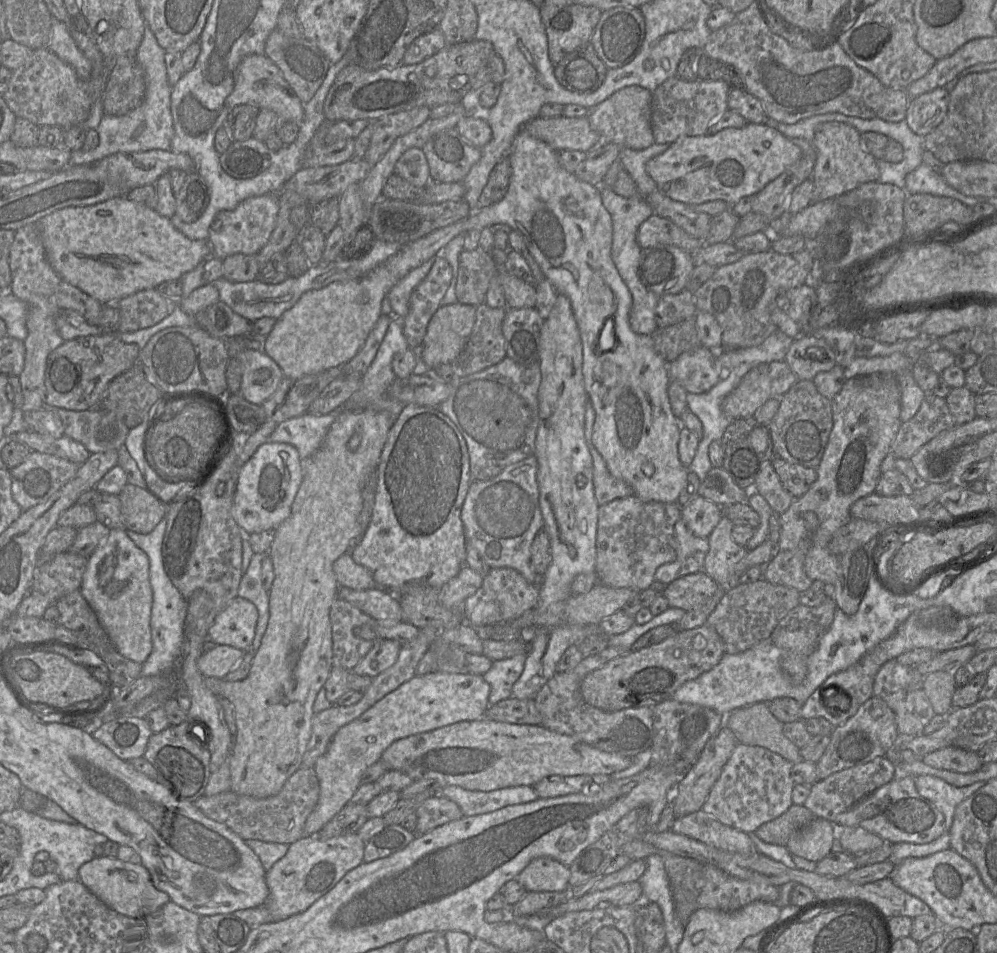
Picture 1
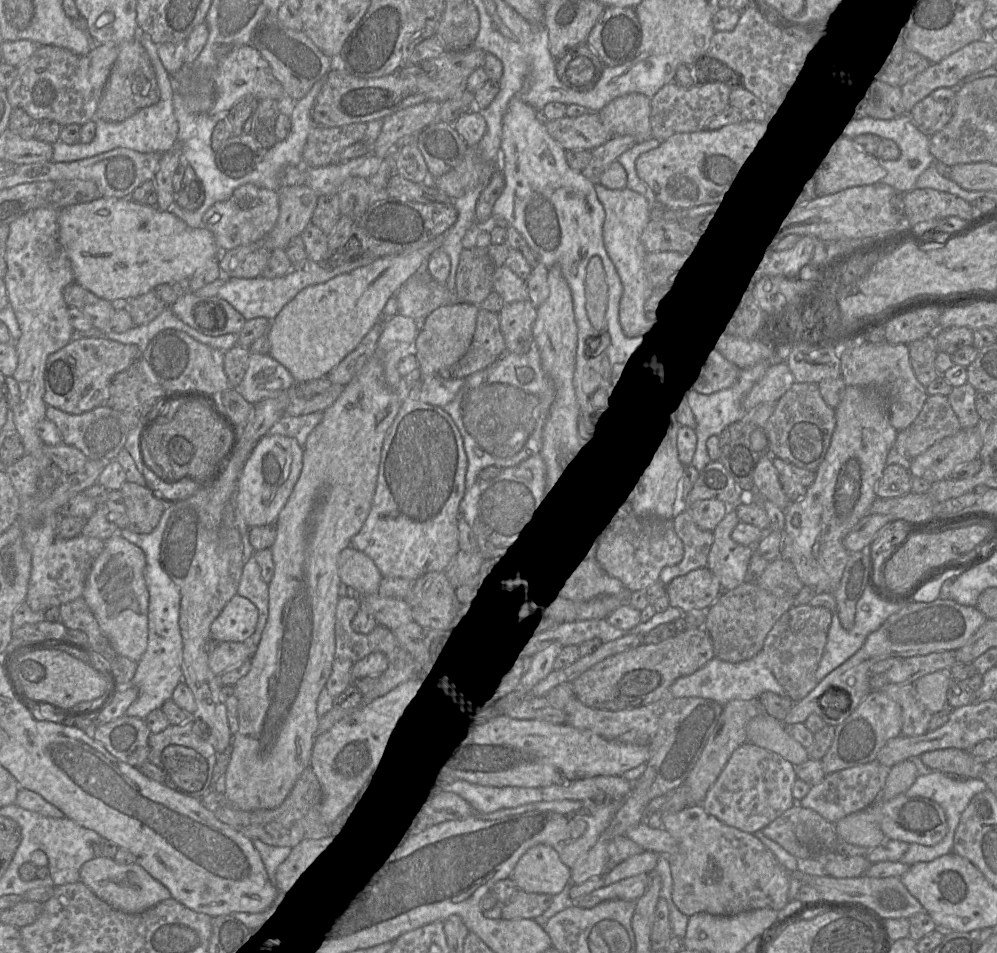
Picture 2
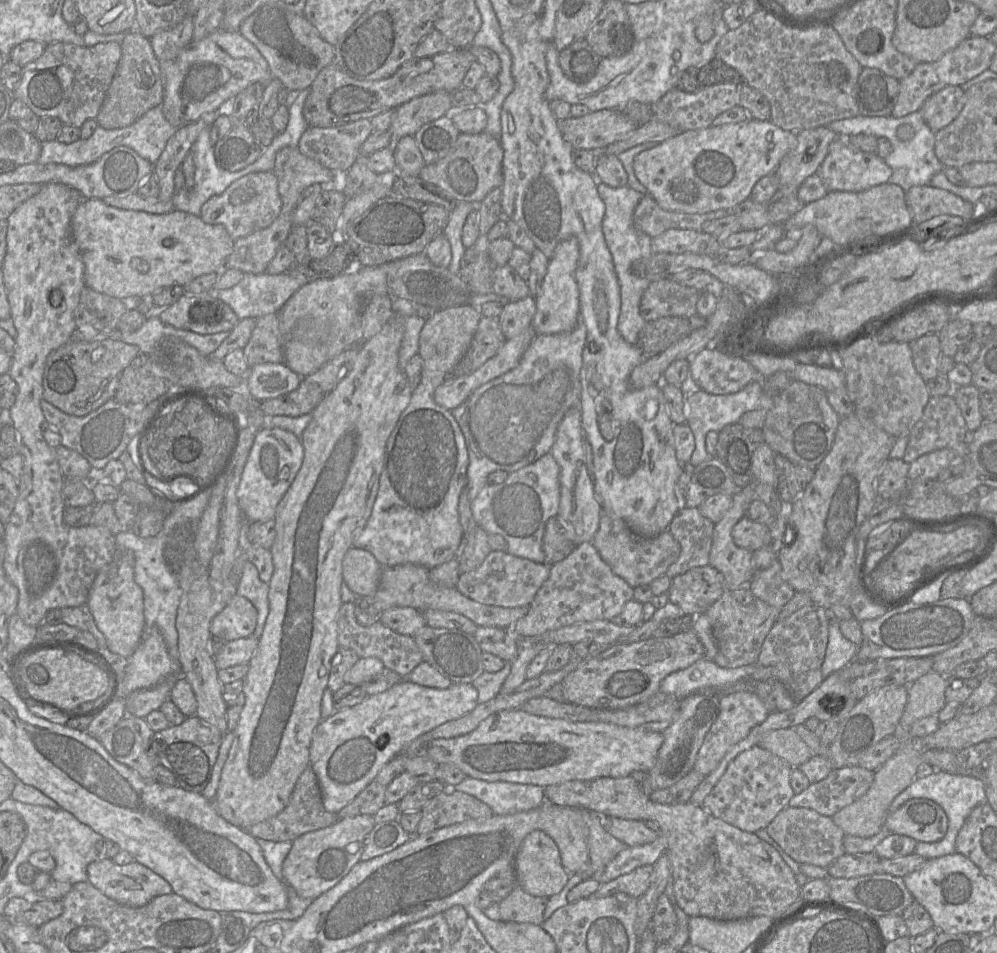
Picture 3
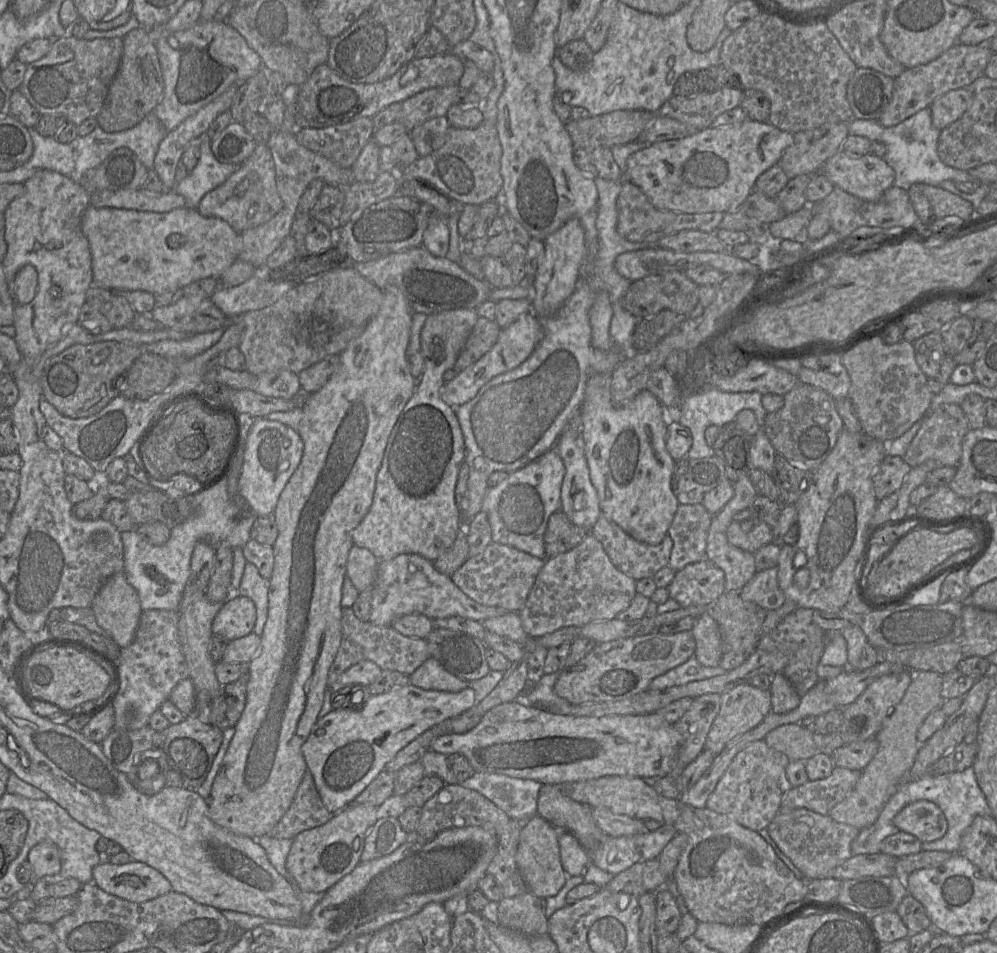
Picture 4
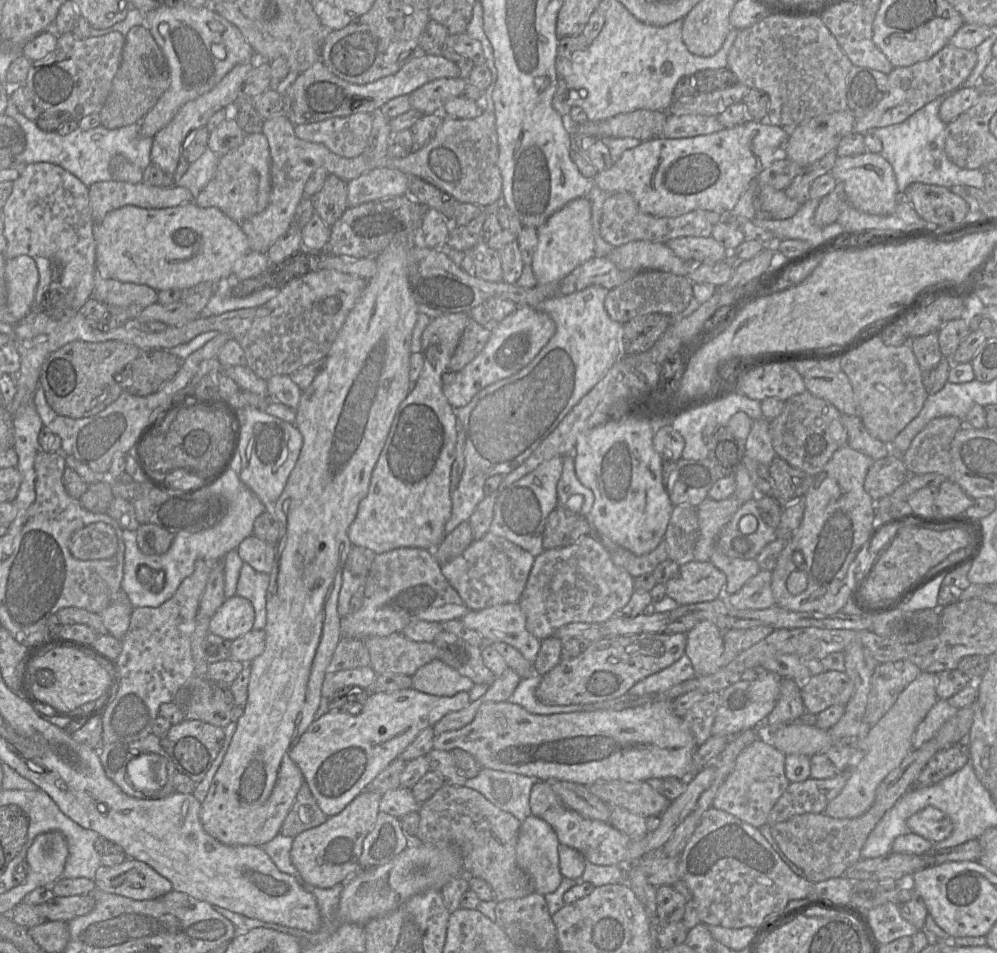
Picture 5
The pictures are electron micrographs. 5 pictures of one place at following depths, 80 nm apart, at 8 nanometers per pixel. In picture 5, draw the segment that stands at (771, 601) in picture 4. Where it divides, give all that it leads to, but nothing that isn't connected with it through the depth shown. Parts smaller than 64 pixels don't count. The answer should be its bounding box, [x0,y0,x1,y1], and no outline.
[725,570,775,609]

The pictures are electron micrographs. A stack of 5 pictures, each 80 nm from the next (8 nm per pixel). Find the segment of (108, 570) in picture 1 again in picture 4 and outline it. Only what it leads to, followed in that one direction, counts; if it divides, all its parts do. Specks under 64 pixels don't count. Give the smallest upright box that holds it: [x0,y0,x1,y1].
[91,571,143,648]

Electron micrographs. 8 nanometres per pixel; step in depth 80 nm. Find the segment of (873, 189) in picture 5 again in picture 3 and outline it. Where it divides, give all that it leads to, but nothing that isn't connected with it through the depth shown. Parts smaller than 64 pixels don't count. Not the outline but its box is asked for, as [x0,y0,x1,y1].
[817,137,892,192]

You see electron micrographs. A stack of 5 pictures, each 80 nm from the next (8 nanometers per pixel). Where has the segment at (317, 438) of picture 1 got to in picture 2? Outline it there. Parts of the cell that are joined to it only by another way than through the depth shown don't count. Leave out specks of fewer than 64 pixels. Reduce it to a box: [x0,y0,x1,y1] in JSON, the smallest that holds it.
[270,412,323,448]

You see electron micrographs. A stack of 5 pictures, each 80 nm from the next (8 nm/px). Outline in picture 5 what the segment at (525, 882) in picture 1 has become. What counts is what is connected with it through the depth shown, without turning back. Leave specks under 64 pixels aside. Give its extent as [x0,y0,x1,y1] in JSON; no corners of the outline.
[516,815,563,895]

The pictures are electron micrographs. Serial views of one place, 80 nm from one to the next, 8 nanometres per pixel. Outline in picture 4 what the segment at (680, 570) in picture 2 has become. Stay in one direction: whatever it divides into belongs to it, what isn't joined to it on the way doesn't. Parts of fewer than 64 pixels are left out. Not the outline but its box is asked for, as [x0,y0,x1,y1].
[667,504,712,571]

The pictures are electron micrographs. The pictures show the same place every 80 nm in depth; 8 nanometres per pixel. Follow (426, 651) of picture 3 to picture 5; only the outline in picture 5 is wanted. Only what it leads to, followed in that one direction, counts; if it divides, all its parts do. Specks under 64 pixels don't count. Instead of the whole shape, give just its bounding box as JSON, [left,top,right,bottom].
[433,631,495,686]

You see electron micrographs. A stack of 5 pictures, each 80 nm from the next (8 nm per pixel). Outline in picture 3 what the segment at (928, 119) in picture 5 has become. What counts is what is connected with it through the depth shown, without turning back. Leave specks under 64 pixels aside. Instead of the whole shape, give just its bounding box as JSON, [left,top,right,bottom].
[827,111,949,191]

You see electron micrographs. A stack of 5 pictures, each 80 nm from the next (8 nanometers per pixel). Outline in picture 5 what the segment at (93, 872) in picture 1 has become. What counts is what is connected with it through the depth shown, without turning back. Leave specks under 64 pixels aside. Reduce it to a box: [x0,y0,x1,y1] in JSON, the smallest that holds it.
[95,858,173,900]

